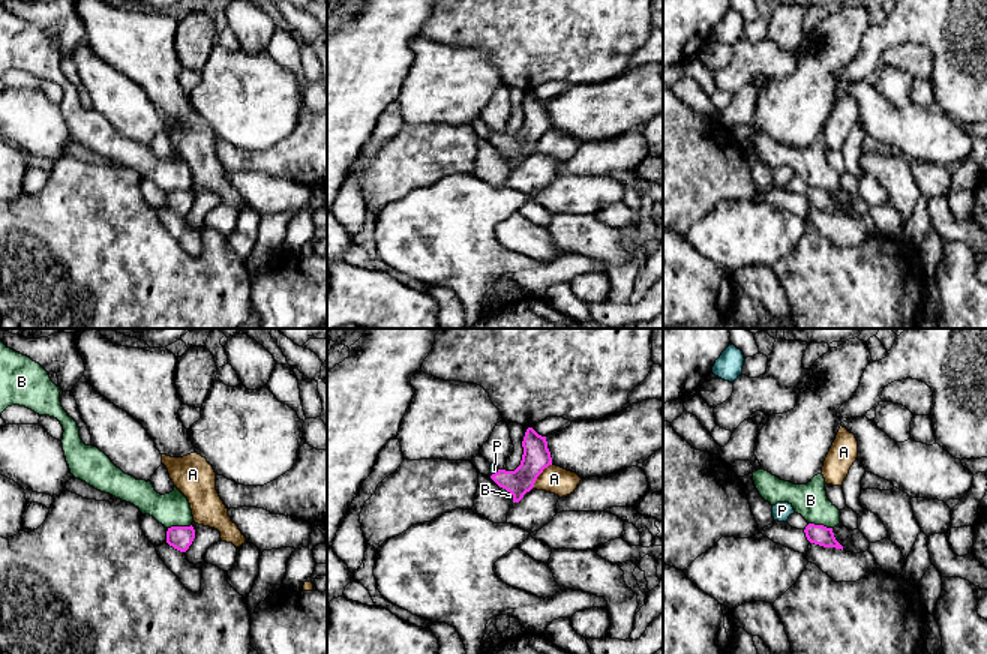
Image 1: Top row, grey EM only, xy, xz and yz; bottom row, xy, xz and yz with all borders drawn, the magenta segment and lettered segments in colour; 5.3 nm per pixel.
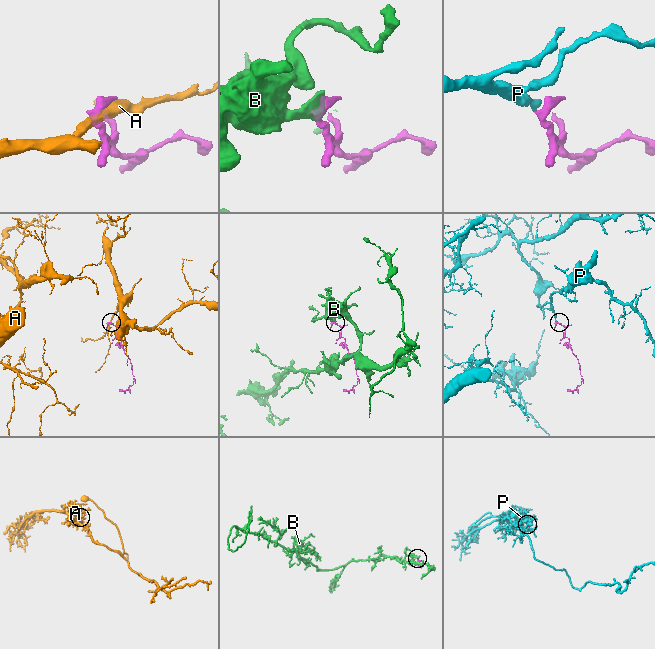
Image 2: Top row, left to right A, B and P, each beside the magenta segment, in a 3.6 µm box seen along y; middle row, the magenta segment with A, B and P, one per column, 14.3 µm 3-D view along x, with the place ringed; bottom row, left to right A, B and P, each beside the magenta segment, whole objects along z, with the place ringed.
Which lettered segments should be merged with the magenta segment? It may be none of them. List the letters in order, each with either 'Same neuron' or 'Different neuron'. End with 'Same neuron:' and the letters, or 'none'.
A: Different neuron
B: Different neuron
P: Same neuron
Same neuron: P

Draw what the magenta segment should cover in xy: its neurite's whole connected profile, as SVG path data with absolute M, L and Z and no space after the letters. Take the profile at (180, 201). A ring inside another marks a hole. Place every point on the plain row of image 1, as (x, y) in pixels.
M171 190L166 195L166 207L180 216L186 216L195 202L194 190Z

